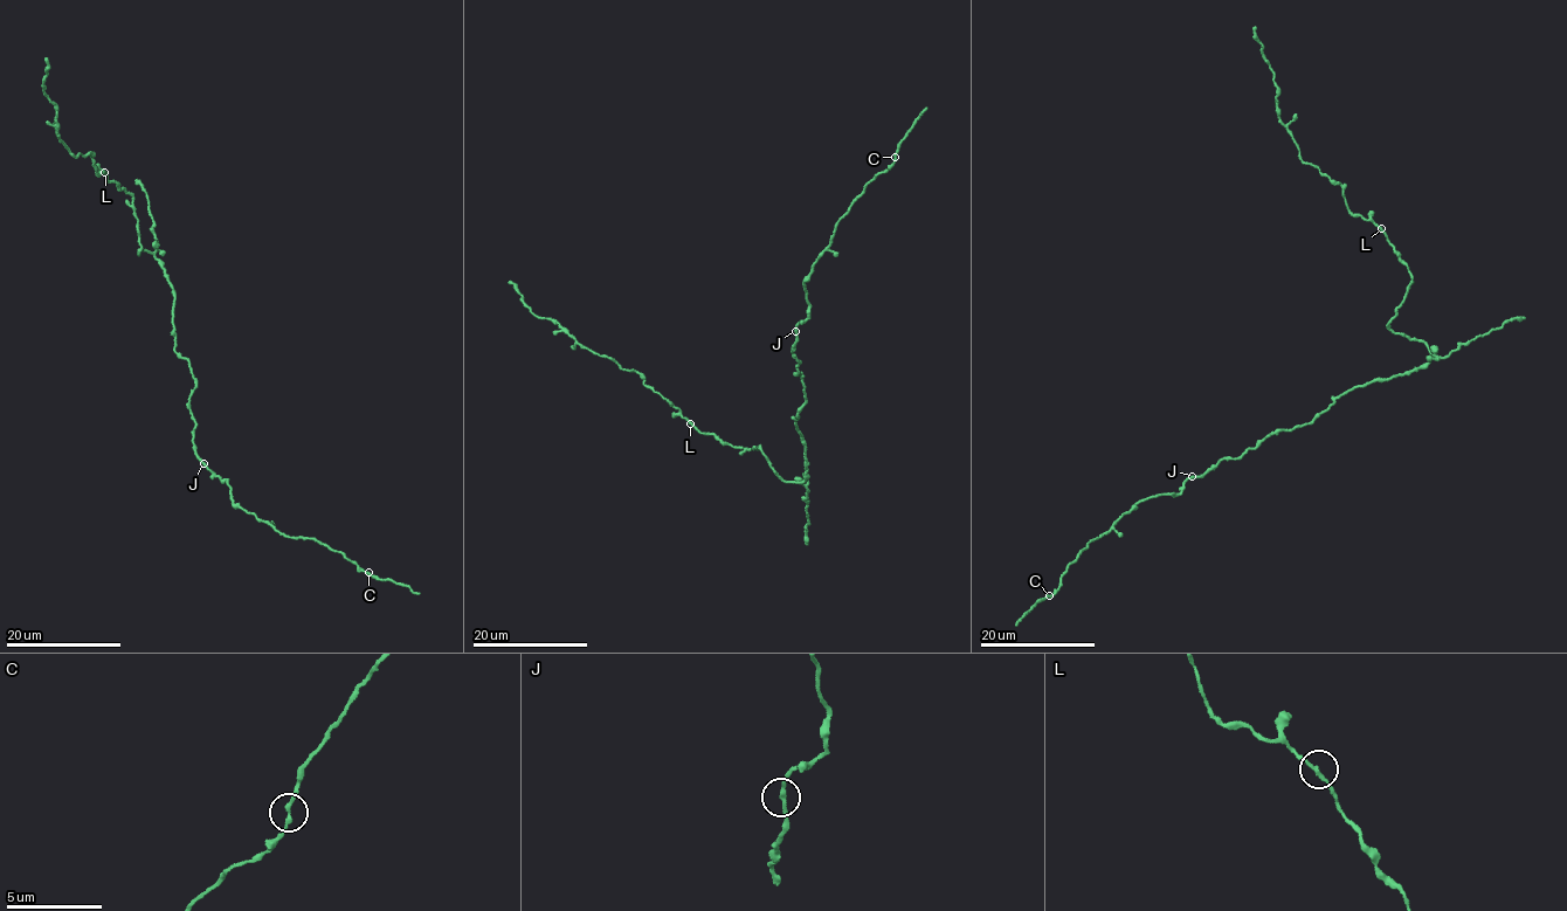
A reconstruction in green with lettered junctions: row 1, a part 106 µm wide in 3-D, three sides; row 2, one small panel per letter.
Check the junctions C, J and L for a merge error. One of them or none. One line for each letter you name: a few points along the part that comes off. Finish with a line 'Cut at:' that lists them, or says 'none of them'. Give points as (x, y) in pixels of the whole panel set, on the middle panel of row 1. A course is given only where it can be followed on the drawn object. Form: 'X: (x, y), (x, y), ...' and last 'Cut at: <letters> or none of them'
Cut at: none of them

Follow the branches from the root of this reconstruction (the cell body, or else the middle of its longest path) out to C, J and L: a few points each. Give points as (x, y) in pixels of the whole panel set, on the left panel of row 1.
C: (175, 298), (174, 347), (197, 381), (197, 456), (243, 510), (368, 573)
J: (175, 298), (174, 347), (190, 363), (197, 381), (188, 404), (195, 425), (194, 449), (204, 463)
L: (175, 298), (157, 260), (146, 250), (137, 254), (140, 247), (133, 195), (107, 180), (104, 172)

